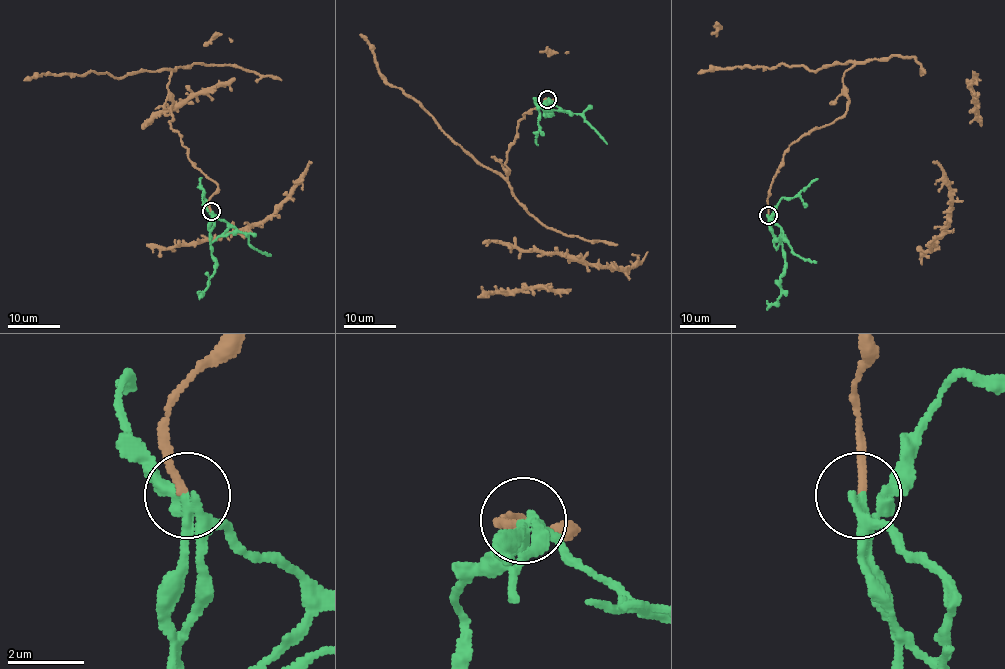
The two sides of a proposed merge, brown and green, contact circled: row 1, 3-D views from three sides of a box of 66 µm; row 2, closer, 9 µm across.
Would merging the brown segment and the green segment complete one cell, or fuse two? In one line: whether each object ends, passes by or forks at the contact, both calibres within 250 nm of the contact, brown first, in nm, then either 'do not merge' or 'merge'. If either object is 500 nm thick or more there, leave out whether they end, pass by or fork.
brown ends there; green forks there; 200 nm thick on the brown side, 190 nm on the other; do not merge

